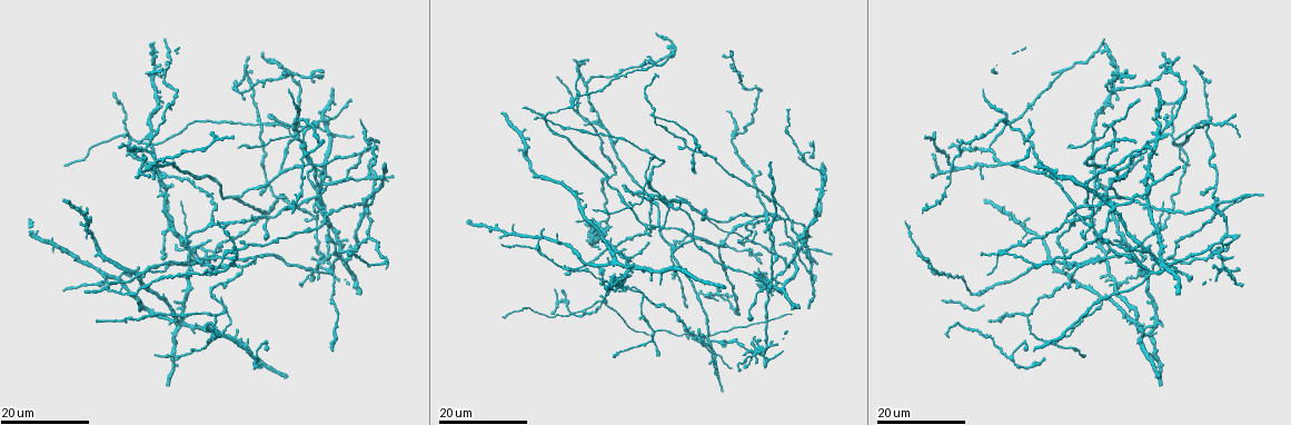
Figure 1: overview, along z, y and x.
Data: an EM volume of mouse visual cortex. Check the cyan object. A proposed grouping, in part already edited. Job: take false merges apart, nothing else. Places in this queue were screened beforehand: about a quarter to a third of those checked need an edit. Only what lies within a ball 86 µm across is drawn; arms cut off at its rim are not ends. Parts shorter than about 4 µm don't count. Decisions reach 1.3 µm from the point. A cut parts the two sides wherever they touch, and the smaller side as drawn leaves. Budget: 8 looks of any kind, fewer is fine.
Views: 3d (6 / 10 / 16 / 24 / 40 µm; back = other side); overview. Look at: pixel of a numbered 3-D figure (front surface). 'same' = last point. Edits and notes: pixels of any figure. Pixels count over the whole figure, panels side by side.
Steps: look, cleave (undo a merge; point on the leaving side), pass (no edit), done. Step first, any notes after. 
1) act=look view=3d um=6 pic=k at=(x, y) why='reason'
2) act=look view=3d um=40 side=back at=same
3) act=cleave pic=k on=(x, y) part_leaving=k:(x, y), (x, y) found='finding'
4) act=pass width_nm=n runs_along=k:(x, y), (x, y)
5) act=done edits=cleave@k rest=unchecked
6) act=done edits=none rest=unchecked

act=look view=3d um=16 pic=1 at=(369, 236) why='three arms meet'

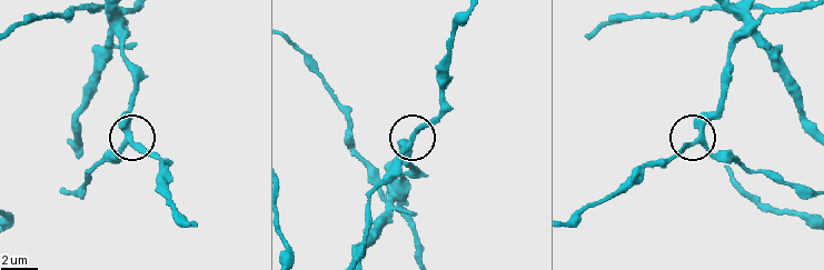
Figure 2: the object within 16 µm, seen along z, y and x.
act=look view=3d um=6 pic=2 at=(130, 143)

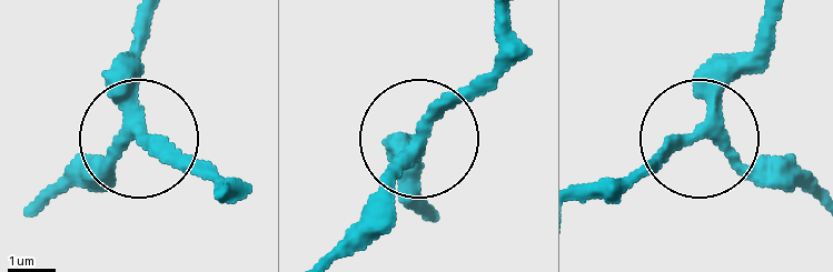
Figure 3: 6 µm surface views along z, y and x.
act=pass width_nm=280 runs_along=3:(147, 21), (135, 140), (55, 195) found='continuous, no second cell'

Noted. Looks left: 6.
act=look view=3d um=16 pic=1 at=(1234, 203) why='four-way junction'

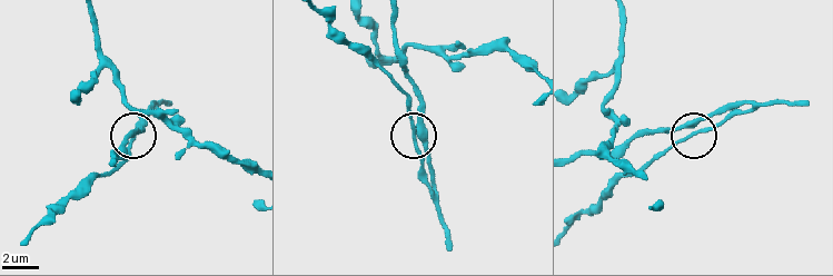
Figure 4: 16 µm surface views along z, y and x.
act=look view=3d um=6 pic=4 at=(417, 134)

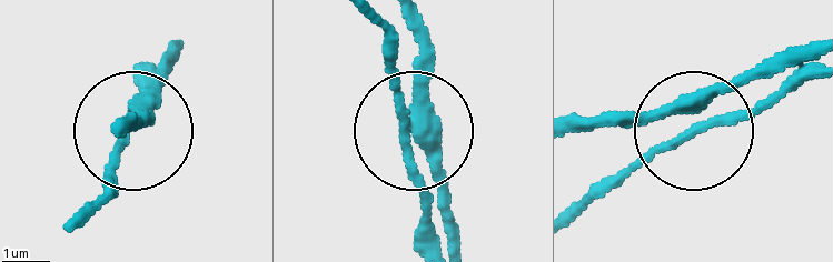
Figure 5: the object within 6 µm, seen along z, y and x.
act=pass arms=4 runs_along=5:(406, 19), (418, 54), (414, 139), (449, 218) found='continuous, no second cell'

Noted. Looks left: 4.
act=look view=3d um=24 pic=1 at=(618, 136) why='sudden change in width'

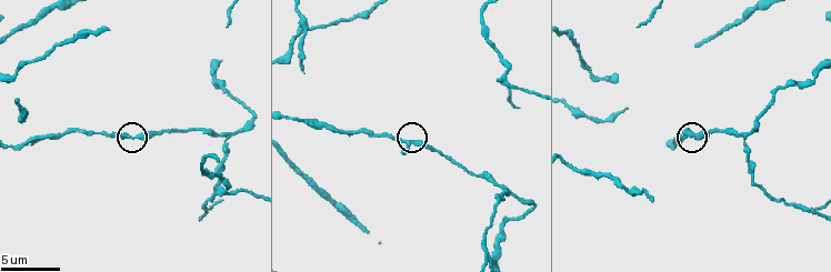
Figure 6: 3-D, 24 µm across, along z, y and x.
act=look view=3d um=10 pic=6 at=(133, 138)

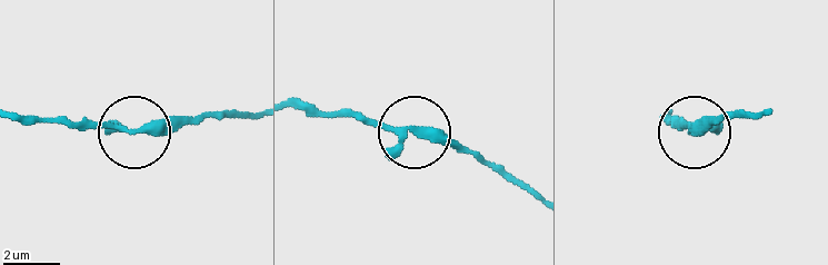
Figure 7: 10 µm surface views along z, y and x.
act=pass width_nm=260 found='all the same cell'

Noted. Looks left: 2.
act=look view=3d um=16 pic=1 at=(638, 289)

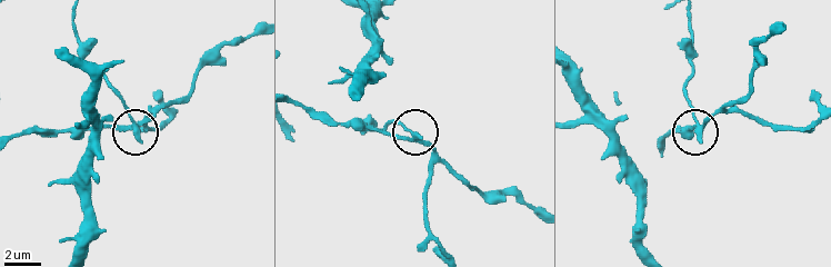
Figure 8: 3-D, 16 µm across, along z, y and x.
act=look view=3d um=10 pic=8 at=(697, 127) why='zoom in'

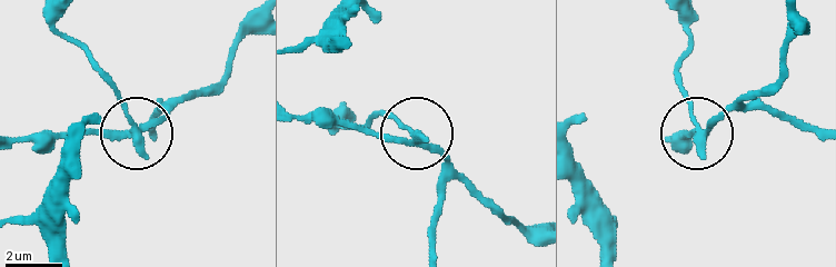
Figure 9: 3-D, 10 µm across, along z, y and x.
act=cleave pic=9 on=(118, 101) width_nm=250 part_leaving=9:(136, 129), (117, 89), (52, 17) found='a second cell is stuck on'

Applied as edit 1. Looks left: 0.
act=done edits=cleave@9 rest=unchecked

